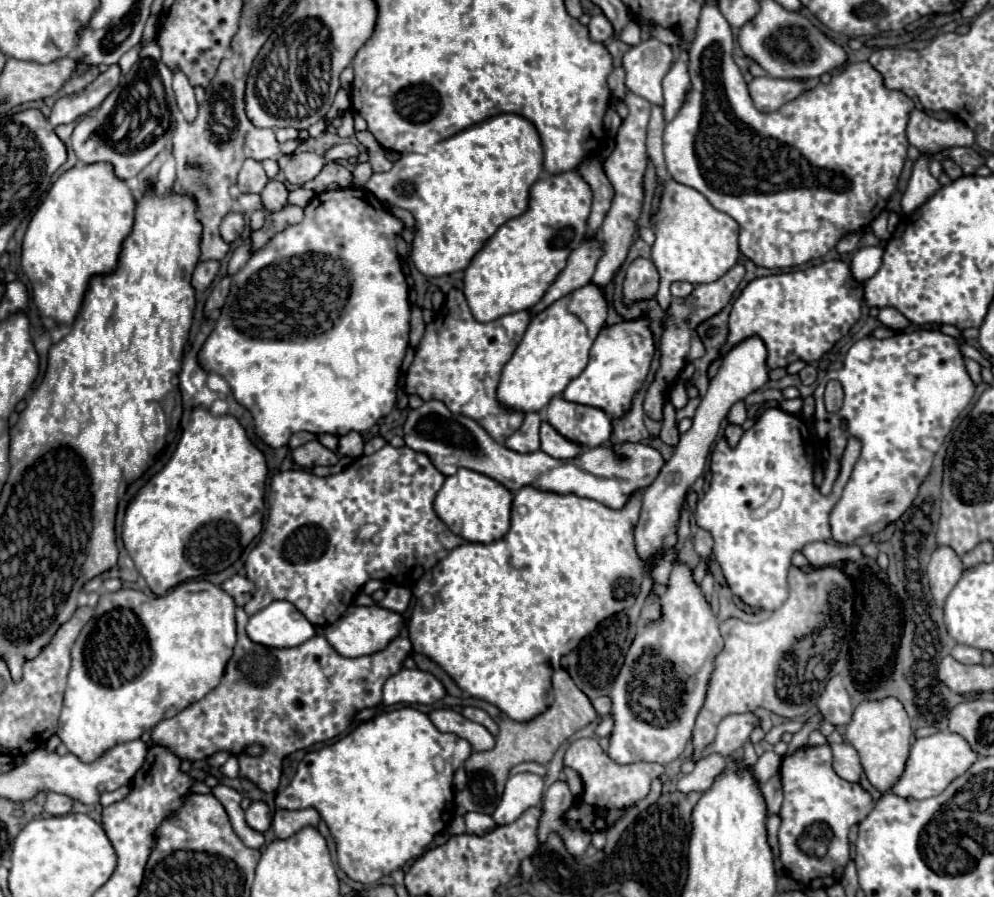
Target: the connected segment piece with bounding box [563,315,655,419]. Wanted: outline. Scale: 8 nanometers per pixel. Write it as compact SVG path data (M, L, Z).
M641 315L633 321L621 321L617 325L603 327L591 347L589 365L583 369L579 377L575 377L567 385L563 397L573 403L599 407L613 419L621 419L629 413L635 395L643 387L645 377L651 369L653 355L655 355L655 341L651 321L647 315Z

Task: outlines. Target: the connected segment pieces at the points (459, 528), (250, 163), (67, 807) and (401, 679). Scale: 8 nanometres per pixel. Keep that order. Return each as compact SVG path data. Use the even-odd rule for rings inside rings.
M461 467L455 475L445 477L445 483L435 497L435 511L443 523L447 523L447 527L465 541L491 543L509 531L511 503L513 493L507 491L507 487L503 487L499 481Z
M247 159L243 163L243 167L239 171L239 179L237 179L241 193L261 193L267 183L269 183L269 177L267 177L263 165L255 159Z
M47 793L47 803L45 809L51 815L67 815L73 811L73 799L61 793Z
M401 669L397 675L387 679L387 683L383 685L385 705L395 705L395 703L431 705L443 699L445 695L447 693L441 681L429 671L421 671L421 669Z

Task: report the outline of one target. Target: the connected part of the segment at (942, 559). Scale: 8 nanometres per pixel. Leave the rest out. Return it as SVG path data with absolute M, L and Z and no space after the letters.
M949 547L935 549L927 567L927 579L937 607L945 605L947 595L959 583L961 575L963 575L963 565L961 559L955 555L955 551L951 551Z

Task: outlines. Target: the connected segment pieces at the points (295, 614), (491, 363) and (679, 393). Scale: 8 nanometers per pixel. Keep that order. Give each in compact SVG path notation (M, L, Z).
M275 601L249 617L247 635L253 643L289 649L315 635L315 627L287 601Z
M453 287L449 291L449 307L445 297L441 311L427 325L425 337L415 353L415 361L407 371L407 395L419 395L423 401L443 401L451 413L475 419L497 443L505 443L521 427L525 413L507 411L495 399L495 387L499 385L503 363L511 359L515 343L523 339L531 315L531 311L517 311L489 323L479 323L471 315L465 293Z
M678 378L670 387L669 399L671 399L671 402L676 409L681 409L687 404L689 398L686 392L684 380Z

